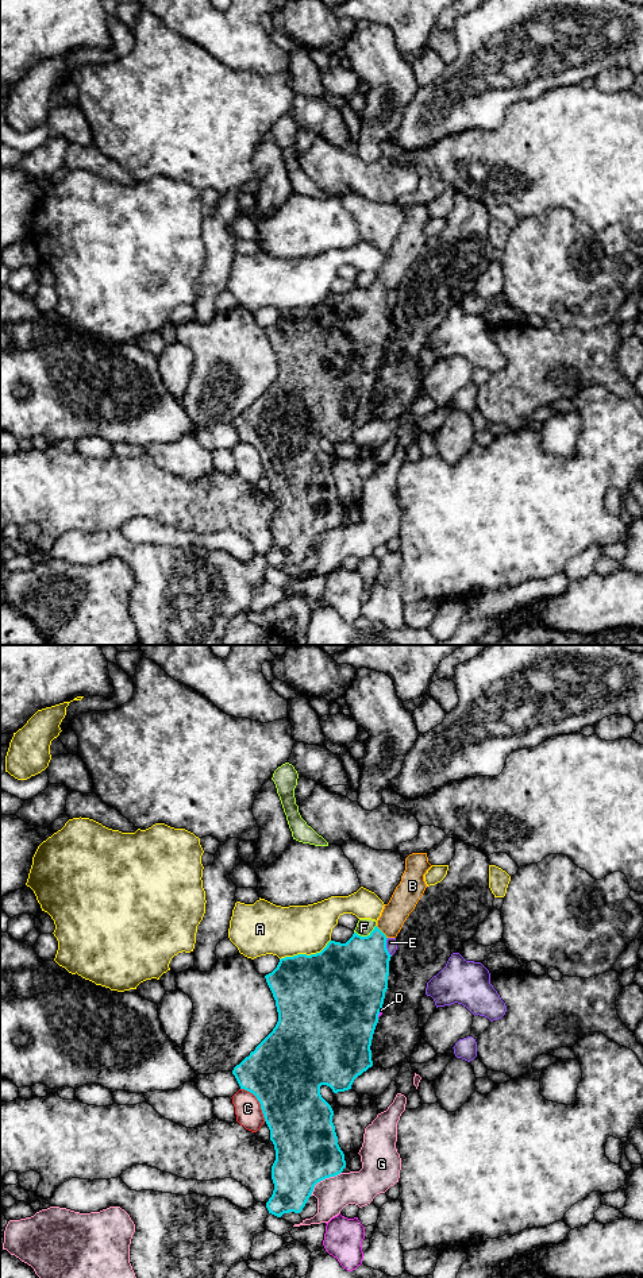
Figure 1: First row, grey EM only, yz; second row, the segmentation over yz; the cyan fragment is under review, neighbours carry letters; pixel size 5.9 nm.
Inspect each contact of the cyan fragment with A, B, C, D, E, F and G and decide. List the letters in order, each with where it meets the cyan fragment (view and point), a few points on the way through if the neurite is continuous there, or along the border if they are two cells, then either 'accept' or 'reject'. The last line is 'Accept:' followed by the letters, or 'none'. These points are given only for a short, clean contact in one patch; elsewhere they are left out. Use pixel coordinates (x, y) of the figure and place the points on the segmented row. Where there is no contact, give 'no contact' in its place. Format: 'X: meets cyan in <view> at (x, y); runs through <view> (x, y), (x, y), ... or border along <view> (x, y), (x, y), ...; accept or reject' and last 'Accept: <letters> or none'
A: meets cyan in yz at (305, 954); reject
B: meets cyan in yz at (382, 933); runs through yz (359, 968), (382, 933), (404, 899); accept
C: meets cyan in yz at (258, 1100); reject
D: meets cyan in yz at (378, 1012); reject
E: meets cyan in yz at (385, 948); reject
F: meets cyan in yz at (365, 937); reject
G: meets cyan in yz at (323, 1178); reject
Accept: B

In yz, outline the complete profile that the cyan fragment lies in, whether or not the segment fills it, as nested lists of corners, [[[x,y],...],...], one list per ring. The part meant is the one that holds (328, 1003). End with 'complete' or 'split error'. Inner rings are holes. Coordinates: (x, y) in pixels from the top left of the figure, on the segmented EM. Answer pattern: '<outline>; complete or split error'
[[[412,853],[405,858],[405,870],[390,900],[384,906],[377,926],[367,937],[357,933],[346,942],[330,941],[316,954],[297,954],[281,958],[277,968],[265,976],[276,1000],[278,1022],[273,1031],[232,1070],[240,1089],[253,1093],[261,1104],[265,1121],[270,1130],[276,1161],[272,1166],[274,1190],[266,1208],[281,1217],[284,1213],[300,1213],[317,1182],[335,1177],[346,1167],[344,1154],[338,1144],[334,1111],[322,1097],[320,1086],[327,1085],[334,1093],[351,1089],[354,1080],[373,1066],[371,1039],[388,989],[390,954],[386,939],[396,938],[409,914],[423,896],[427,884],[424,874],[432,865],[427,853]]]; split error

